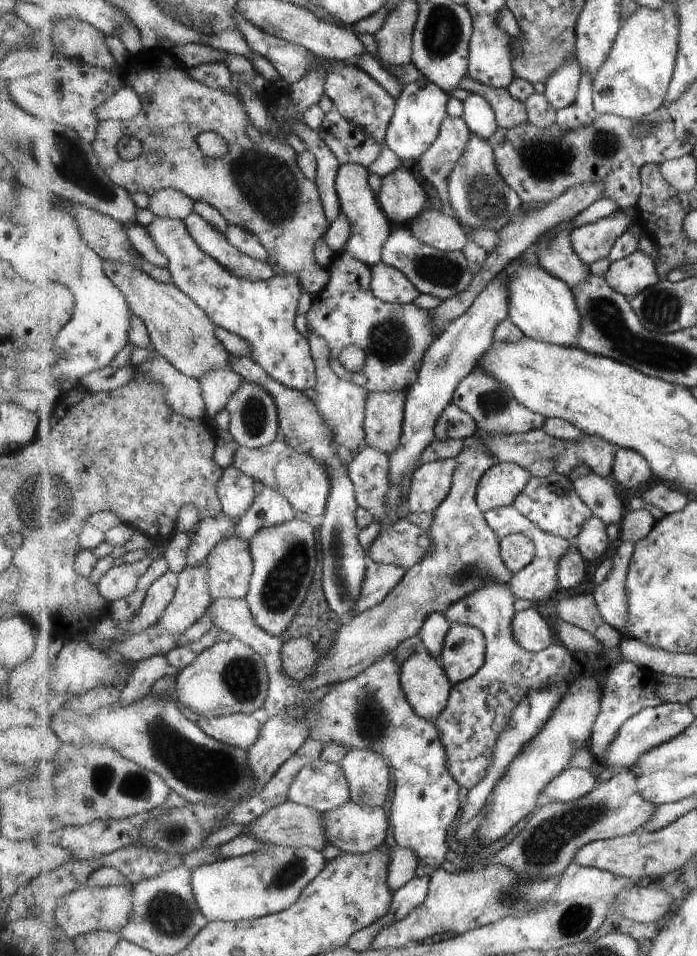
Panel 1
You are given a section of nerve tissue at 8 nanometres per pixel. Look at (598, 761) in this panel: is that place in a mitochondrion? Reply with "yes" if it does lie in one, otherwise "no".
no

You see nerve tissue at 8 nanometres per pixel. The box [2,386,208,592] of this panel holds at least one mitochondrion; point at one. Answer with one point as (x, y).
(40, 499)

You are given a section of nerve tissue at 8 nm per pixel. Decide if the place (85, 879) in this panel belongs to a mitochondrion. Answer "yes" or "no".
no

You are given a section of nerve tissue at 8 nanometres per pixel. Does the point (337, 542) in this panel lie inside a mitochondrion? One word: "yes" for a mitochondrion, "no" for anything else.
yes

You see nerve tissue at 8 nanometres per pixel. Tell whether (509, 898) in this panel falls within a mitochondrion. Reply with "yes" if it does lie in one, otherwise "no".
yes

